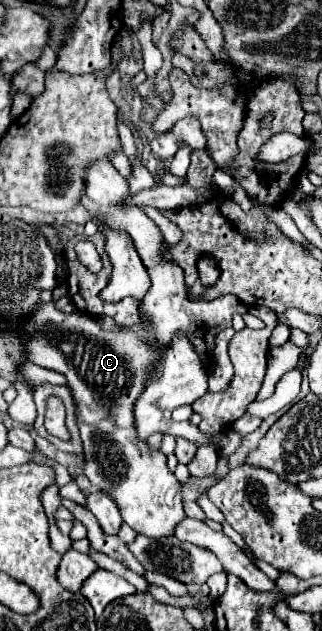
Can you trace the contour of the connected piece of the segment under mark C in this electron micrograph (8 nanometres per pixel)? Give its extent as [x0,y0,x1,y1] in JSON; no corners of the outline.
[21,160,245,538]

